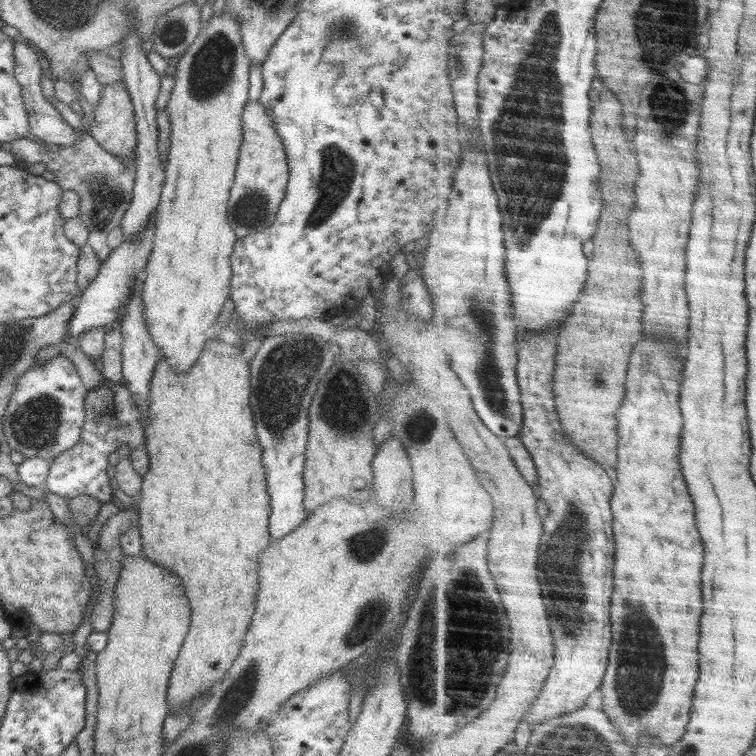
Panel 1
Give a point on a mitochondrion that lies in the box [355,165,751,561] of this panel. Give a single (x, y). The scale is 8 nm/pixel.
(485, 324)

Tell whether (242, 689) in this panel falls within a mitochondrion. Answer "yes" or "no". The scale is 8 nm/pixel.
yes

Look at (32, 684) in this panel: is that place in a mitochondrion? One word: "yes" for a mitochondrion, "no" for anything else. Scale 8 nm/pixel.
no

